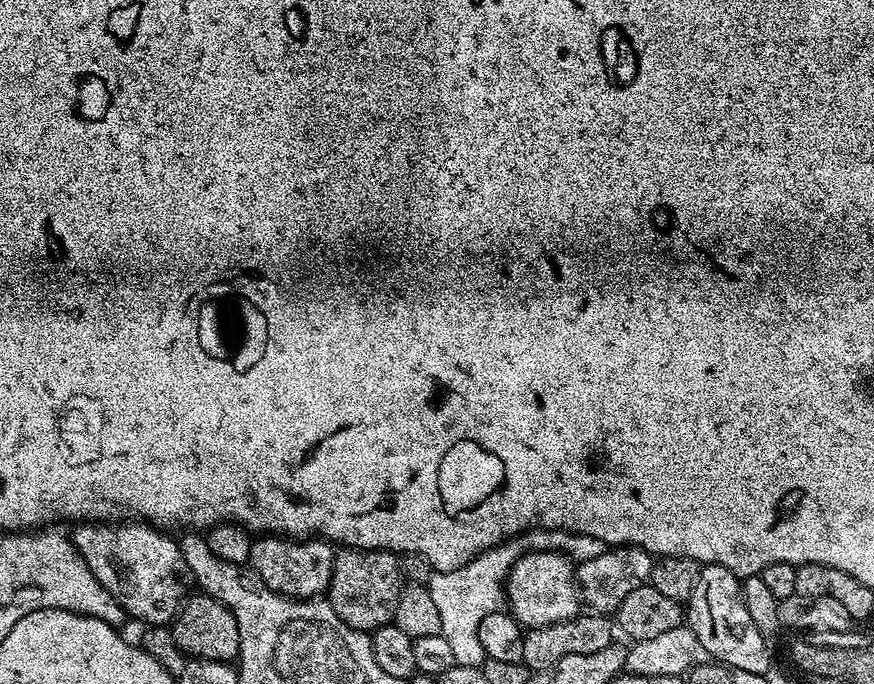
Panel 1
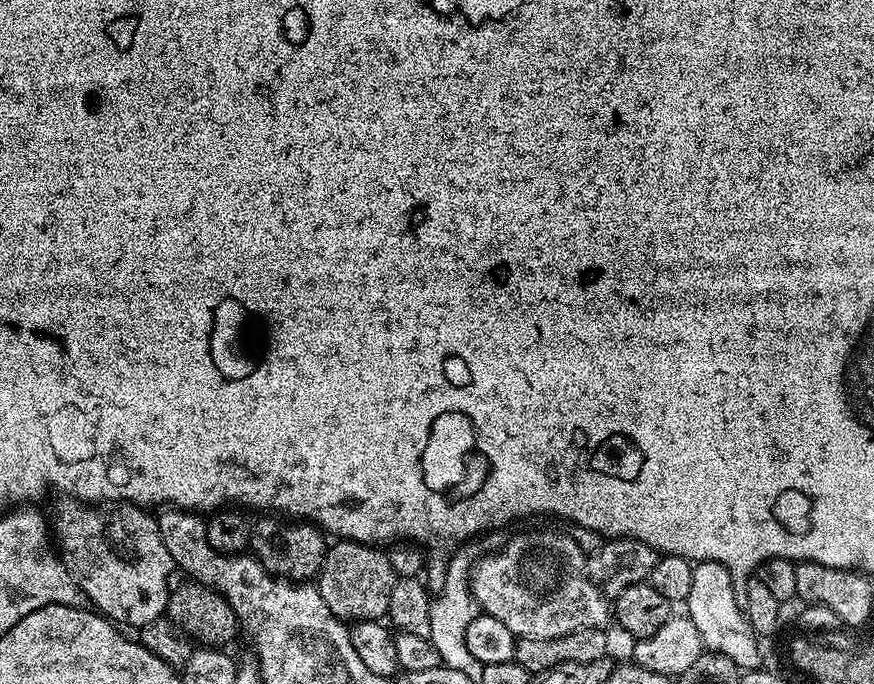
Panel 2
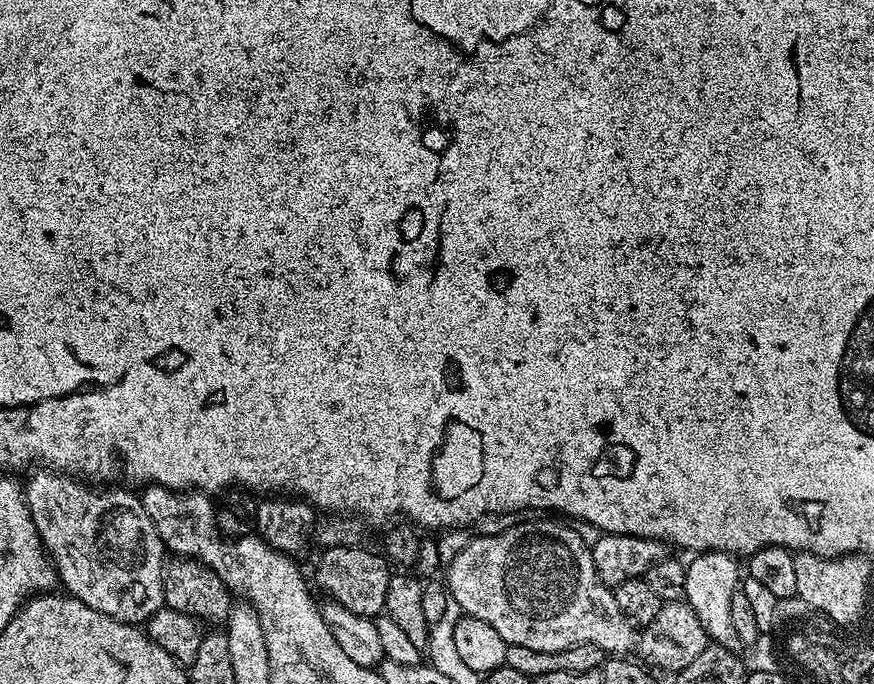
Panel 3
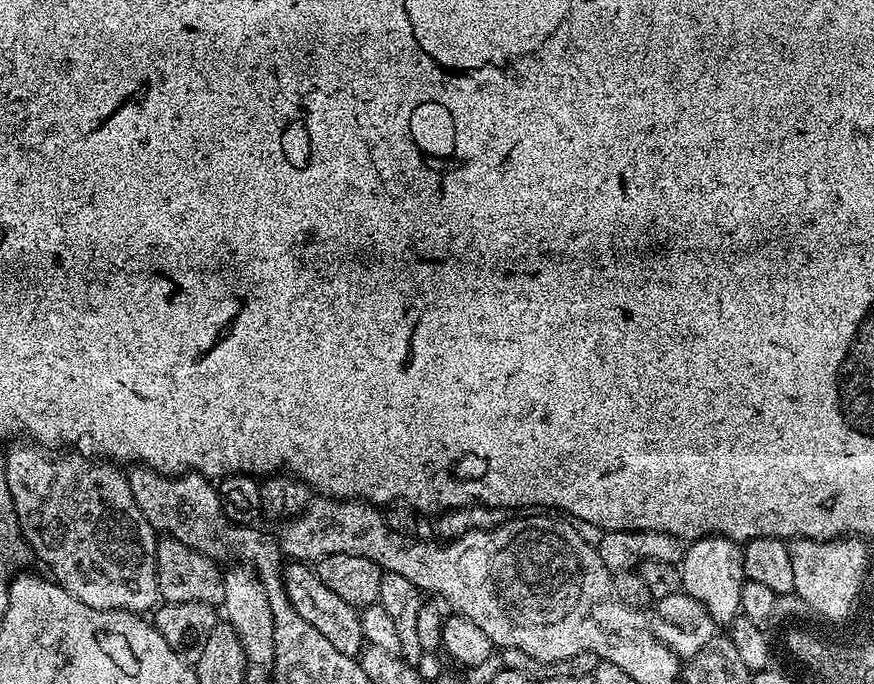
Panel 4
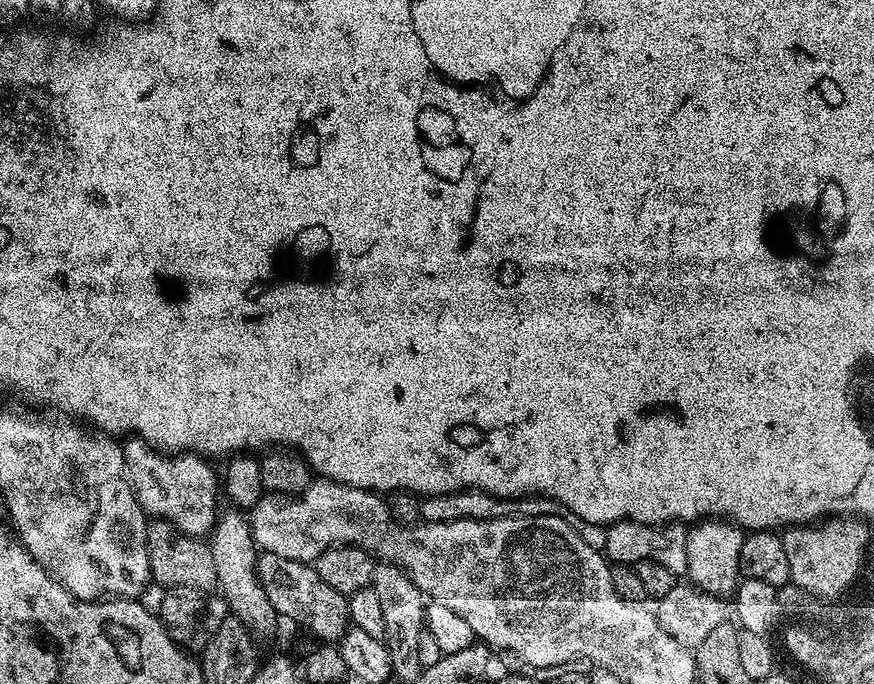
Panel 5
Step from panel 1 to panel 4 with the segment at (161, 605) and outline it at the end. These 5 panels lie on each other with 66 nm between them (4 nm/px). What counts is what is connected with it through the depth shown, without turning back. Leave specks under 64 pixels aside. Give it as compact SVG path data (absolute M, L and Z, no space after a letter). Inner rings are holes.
M23 443L10 449L3 459L6 462L6 486L12 495L20 533L28 543L31 555L44 560L55 583L62 585L74 598L86 602L86 606L94 606L94 610L117 608L144 614L155 609L160 600L156 577L158 533L138 510L127 475L123 471L120 473L115 463L91 455L79 456L76 450L53 454L35 443Z

